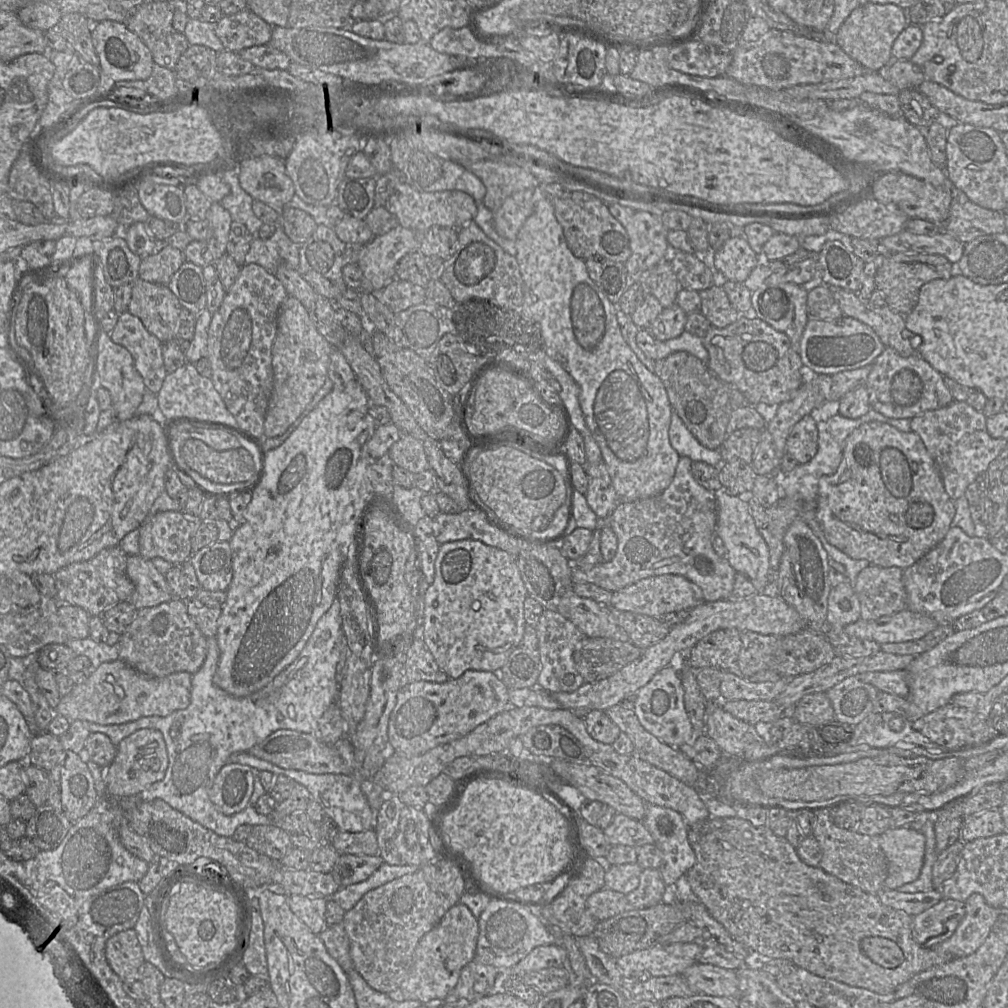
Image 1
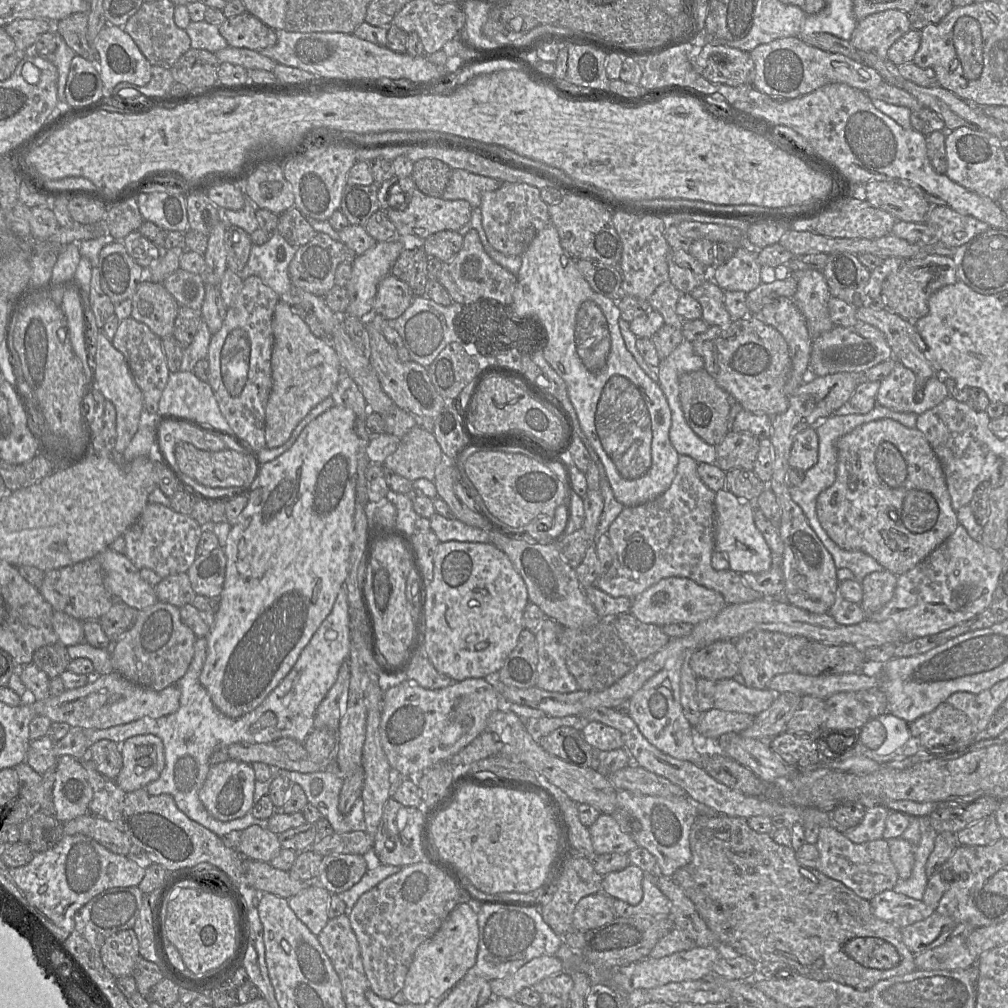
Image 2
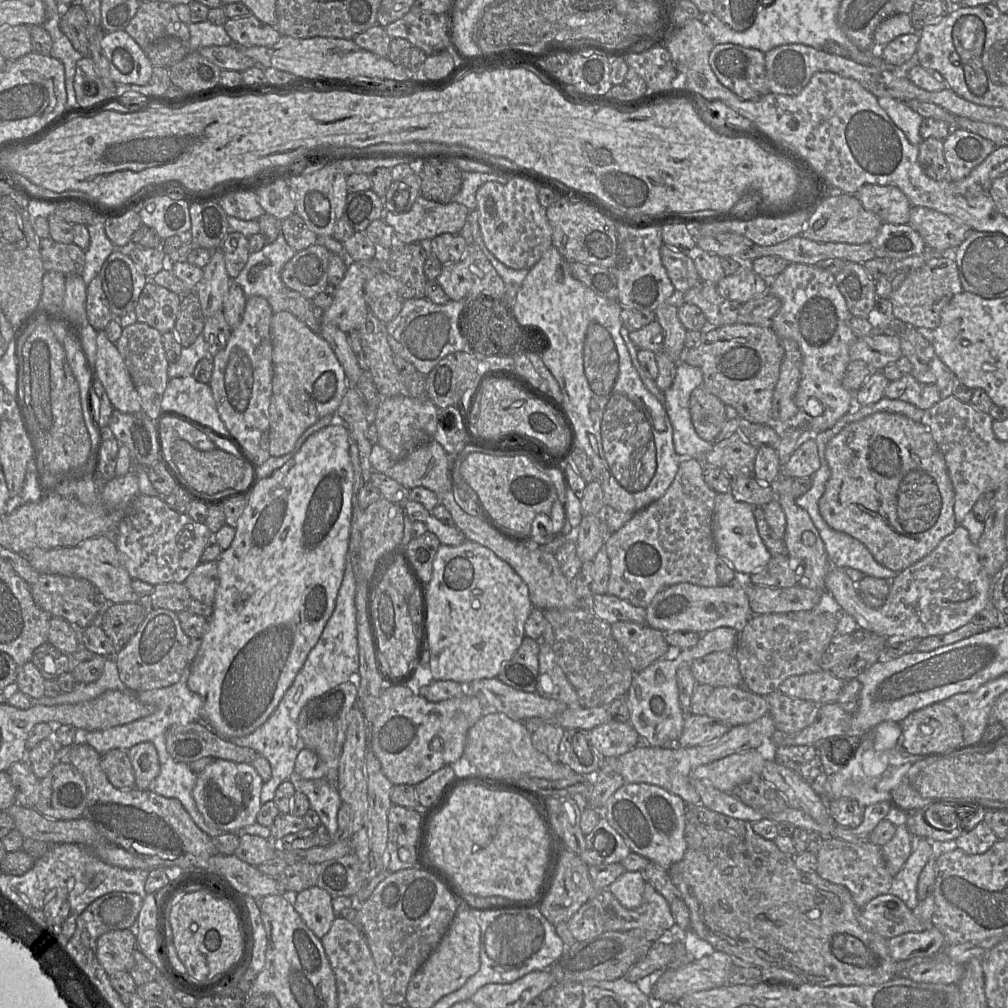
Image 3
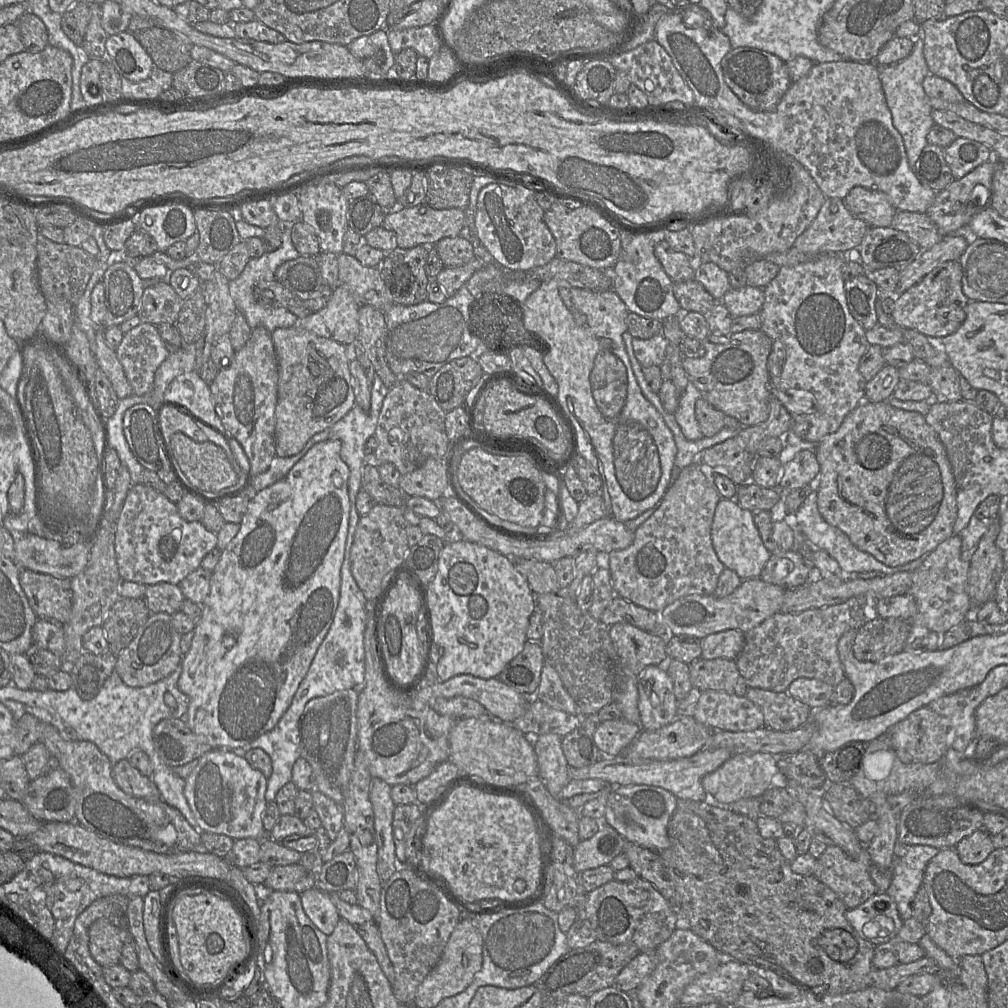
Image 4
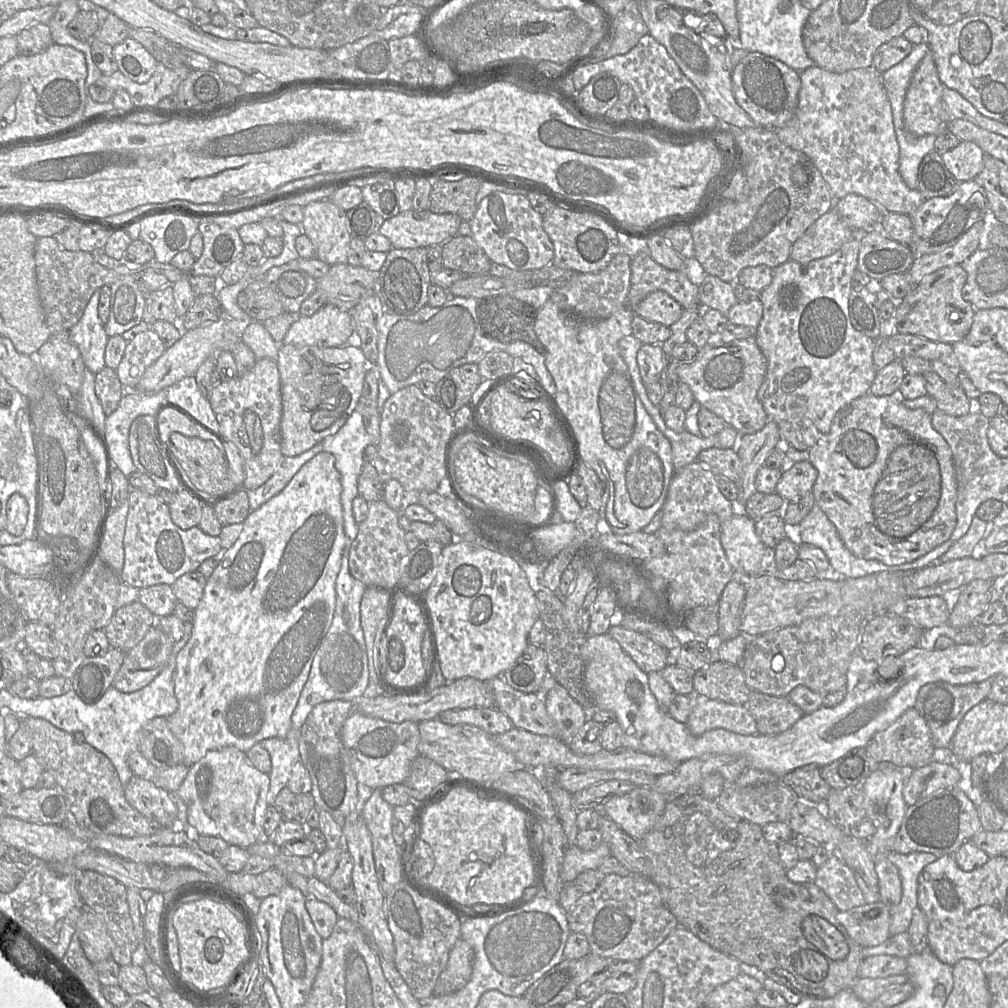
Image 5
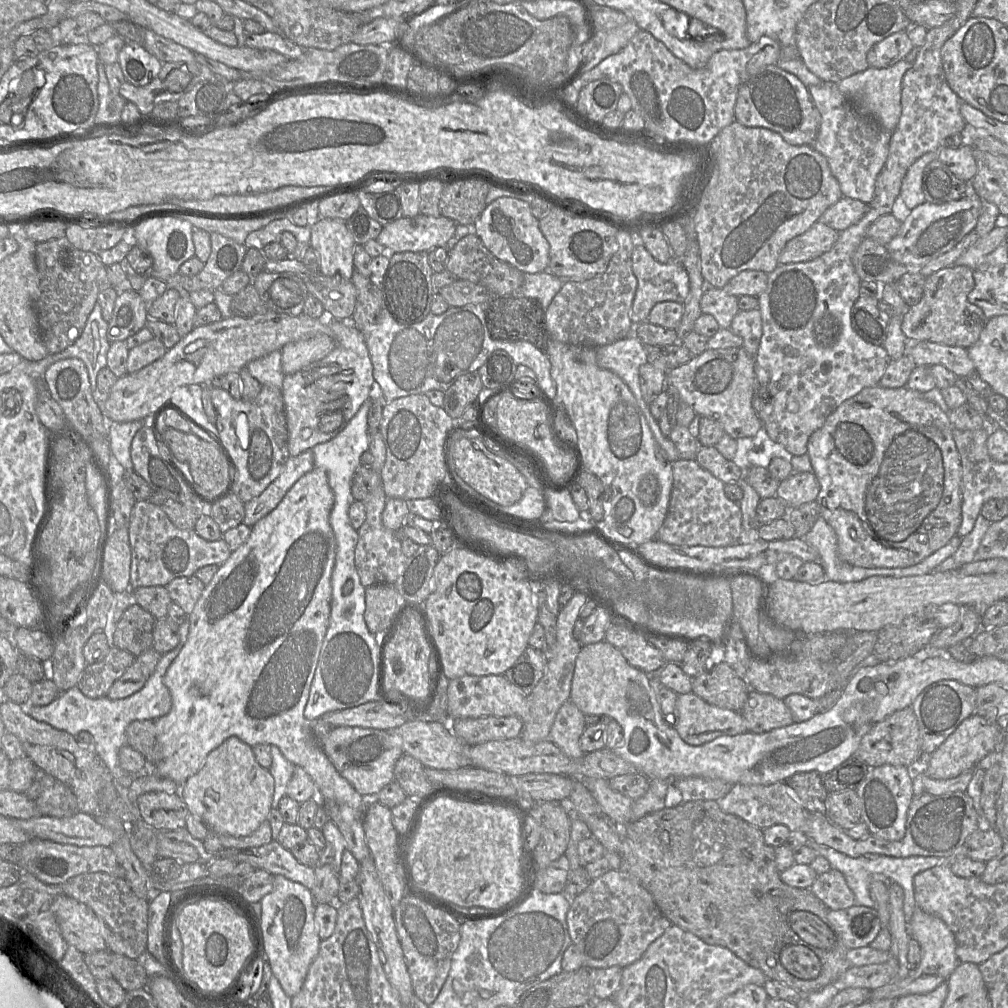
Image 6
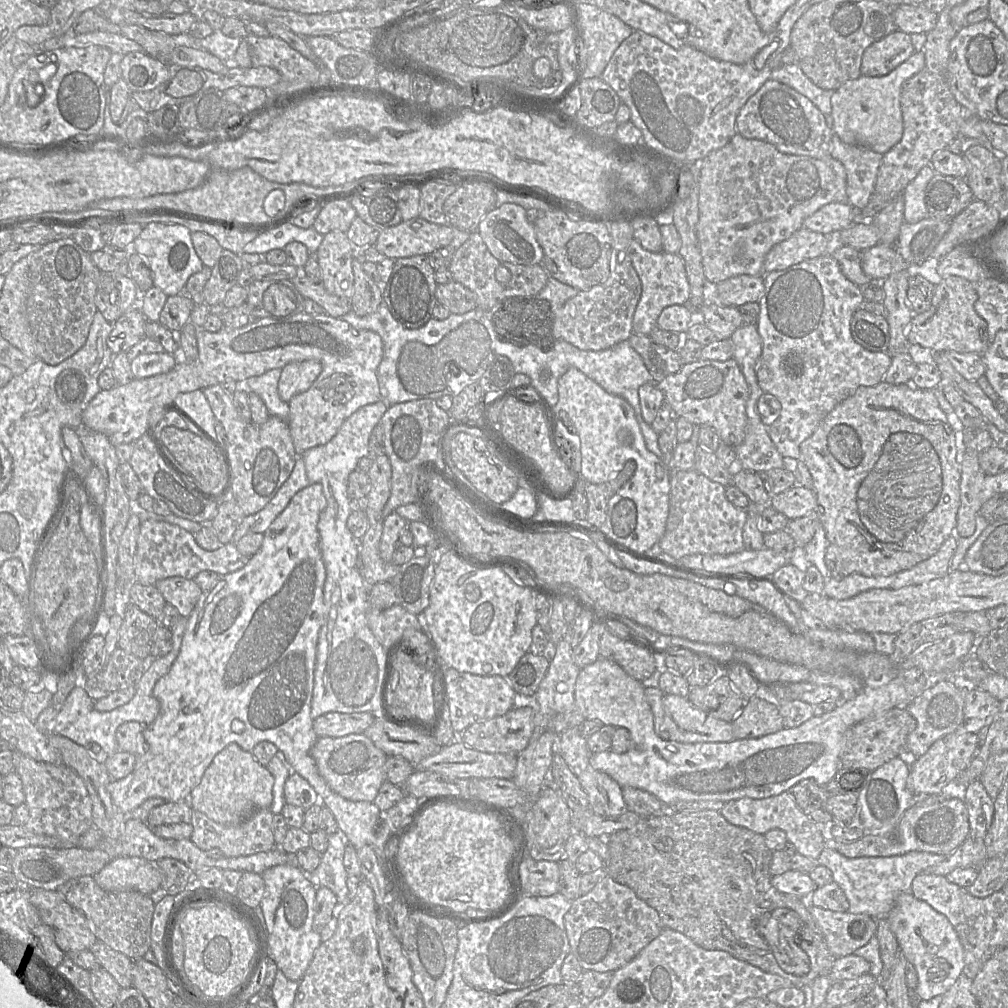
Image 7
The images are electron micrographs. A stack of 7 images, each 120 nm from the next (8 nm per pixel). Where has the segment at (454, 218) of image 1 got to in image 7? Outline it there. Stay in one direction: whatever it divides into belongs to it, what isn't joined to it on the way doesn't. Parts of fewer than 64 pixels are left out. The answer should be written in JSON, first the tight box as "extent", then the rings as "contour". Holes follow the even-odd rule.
{"extent":[375,217,453,259],"contour":[[[421,217],[401,221],[380,231],[375,246],[386,257],[398,259],[433,251],[450,245],[453,238],[451,225],[440,225]]]}

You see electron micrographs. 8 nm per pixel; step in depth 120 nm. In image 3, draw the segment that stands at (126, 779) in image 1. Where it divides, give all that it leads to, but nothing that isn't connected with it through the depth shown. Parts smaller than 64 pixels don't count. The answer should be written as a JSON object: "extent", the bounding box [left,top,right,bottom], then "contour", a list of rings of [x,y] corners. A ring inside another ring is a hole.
{"extent":[127,742,160,790],"contour":[[[141,742],[127,751],[135,774],[135,788],[146,790],[160,773],[157,750],[151,742]]]}

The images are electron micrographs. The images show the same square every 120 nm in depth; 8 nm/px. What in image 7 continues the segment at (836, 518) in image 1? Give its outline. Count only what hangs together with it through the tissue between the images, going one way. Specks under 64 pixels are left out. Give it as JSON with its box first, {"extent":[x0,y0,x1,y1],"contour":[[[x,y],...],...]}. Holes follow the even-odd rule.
{"extent":[800,381,960,579],"contour":[[[885,381],[874,386],[860,386],[851,397],[840,402],[823,418],[813,434],[801,443],[800,453],[801,460],[812,476],[813,489],[816,492],[815,512],[825,530],[828,541],[824,558],[825,564],[836,579],[854,573],[864,576],[886,576],[908,570],[934,555],[944,541],[954,534],[960,504],[960,454],[956,447],[955,432],[950,426],[946,414],[940,408],[933,390],[921,389],[911,383],[890,384]]]}

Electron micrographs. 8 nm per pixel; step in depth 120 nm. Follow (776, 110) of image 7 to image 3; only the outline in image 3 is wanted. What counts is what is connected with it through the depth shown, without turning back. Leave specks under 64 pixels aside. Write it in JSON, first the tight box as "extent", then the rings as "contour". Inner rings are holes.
{"extent":[709,43,770,100],"contour":[[[726,43],[716,44],[709,64],[719,82],[744,100],[754,100],[770,93],[765,53],[758,49]]]}

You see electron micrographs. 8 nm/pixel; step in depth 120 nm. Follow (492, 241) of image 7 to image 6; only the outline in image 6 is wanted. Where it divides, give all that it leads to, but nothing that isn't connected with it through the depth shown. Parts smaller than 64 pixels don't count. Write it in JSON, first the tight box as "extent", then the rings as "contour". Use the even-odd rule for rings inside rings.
{"extent":[472,197,550,273],"contour":[[[499,197],[486,206],[472,227],[472,233],[480,237],[485,247],[499,260],[523,273],[547,270],[550,246],[540,230],[539,219],[534,217],[526,201],[513,197]]]}

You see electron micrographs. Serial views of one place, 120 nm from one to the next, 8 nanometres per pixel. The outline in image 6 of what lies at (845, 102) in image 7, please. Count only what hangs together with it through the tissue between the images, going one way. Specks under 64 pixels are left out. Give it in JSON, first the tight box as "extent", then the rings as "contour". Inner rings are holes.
{"extent":[837,59,912,132],"contour":[[[902,59],[888,68],[868,67],[841,80],[837,83],[837,87],[860,114],[872,118],[886,131],[893,132],[901,115],[902,79],[912,65]]]}

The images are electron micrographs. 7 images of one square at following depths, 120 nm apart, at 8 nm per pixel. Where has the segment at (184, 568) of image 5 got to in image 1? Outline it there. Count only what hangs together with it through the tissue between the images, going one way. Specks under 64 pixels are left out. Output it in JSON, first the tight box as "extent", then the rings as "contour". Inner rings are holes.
{"extent":[139,511,201,565],"contour":[[[165,511],[149,516],[139,529],[139,555],[160,557],[173,565],[189,561],[191,539],[201,520],[180,511]]]}

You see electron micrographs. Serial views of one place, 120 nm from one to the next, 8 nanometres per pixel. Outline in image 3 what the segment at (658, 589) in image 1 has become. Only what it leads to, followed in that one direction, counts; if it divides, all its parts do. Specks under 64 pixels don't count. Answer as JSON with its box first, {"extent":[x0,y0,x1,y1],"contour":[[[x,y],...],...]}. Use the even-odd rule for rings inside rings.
{"extent":[646,579,753,634],"contour":[[[746,579],[730,585],[702,587],[691,583],[678,583],[661,590],[646,608],[647,624],[664,633],[693,631],[698,634],[720,627],[739,631],[753,616],[746,593]]]}

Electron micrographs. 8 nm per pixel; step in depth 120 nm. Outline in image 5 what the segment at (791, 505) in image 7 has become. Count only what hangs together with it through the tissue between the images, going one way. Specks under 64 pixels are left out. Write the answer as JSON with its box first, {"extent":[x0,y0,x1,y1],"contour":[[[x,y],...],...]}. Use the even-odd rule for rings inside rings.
{"extent":[776,456,817,502],"contour":[[[786,456],[782,475],[777,483],[776,492],[786,502],[798,501],[812,492],[817,479],[817,470],[809,460],[793,463]]]}

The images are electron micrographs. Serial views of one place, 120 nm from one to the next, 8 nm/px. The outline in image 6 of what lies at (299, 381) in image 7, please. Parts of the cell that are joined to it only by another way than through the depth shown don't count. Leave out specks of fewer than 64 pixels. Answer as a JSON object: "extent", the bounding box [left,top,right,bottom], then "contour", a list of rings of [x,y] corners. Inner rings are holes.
{"extent":[280,334,335,375],"contour":[[[325,334],[284,345],[280,350],[284,375],[294,374],[309,364],[323,359],[335,346],[334,339]]]}

